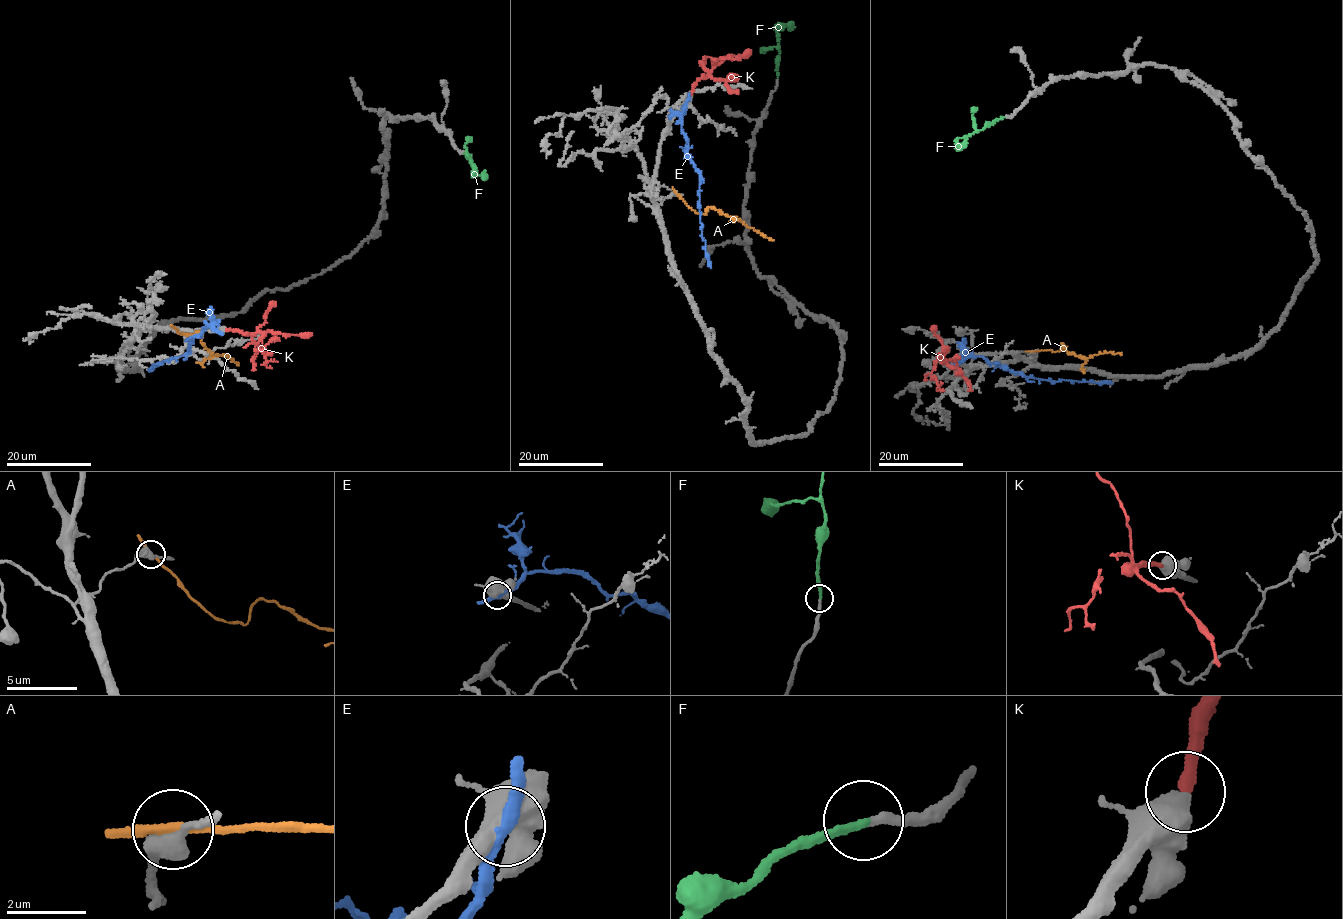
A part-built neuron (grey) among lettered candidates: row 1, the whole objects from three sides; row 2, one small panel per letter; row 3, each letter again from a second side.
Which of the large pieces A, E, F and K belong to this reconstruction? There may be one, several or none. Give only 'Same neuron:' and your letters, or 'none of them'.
Same neuron: F, K

